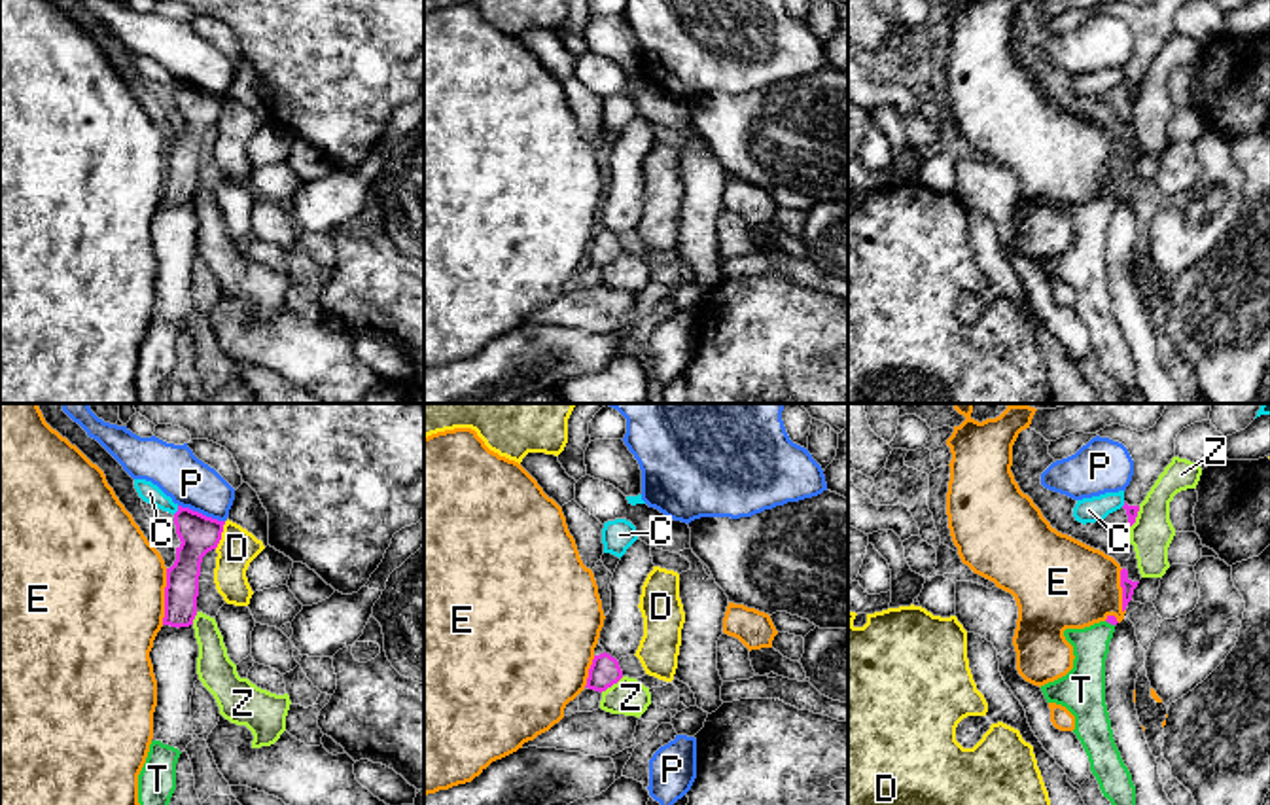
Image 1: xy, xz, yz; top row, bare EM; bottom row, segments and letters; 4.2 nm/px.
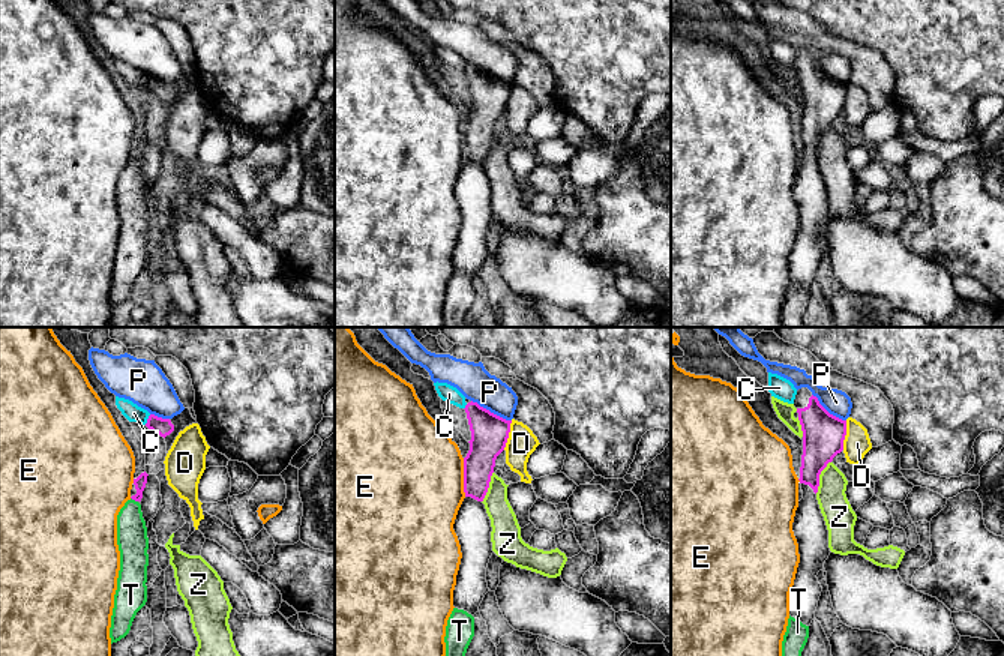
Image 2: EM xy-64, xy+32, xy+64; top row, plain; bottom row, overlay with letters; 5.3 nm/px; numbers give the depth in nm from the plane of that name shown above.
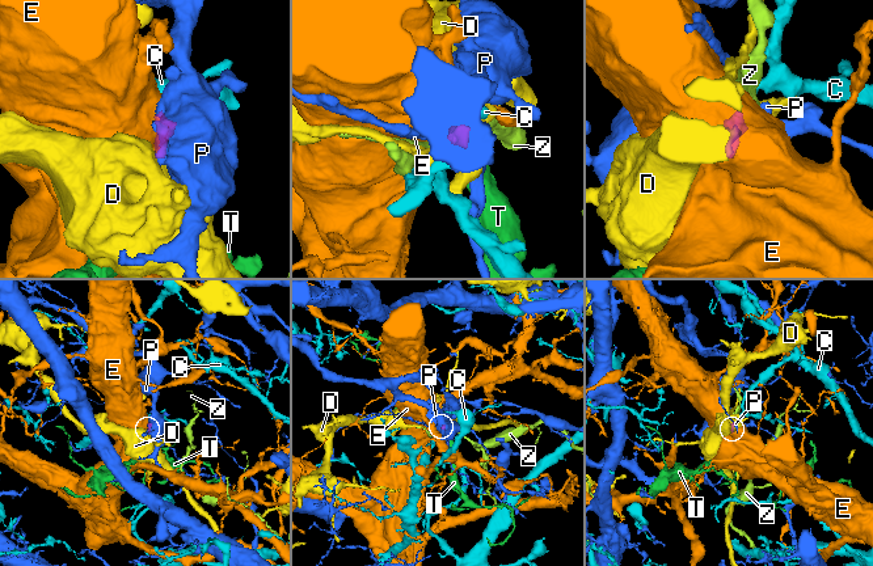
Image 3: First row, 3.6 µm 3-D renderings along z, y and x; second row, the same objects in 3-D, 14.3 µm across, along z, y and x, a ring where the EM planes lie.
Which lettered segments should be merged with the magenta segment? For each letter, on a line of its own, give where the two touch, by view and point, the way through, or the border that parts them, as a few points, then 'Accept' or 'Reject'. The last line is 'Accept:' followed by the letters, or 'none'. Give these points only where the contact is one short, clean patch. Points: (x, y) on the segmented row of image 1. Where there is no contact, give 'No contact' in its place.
C: Touches magenta at xy (178, 510). Boundary: xy (178, 506), (173, 514). Reject
D: Touches magenta at xy (220, 535). Boundary: xy (226, 521), (220, 542), (214, 548). Reject
E: Touches magenta at xy (165, 597). Boundary: xy (167, 569), (165, 616), (161, 624). Reject
P: Touches magenta at xy (201, 514). Boundary: xy (178, 504), (224, 521). Reject
T: Touches magenta at yz (1110, 622). Path across: yz (1111, 620), (1110, 622), (1091, 644). Accept
Z: Touches magenta at xz (612, 684). Reject
Accept: T

